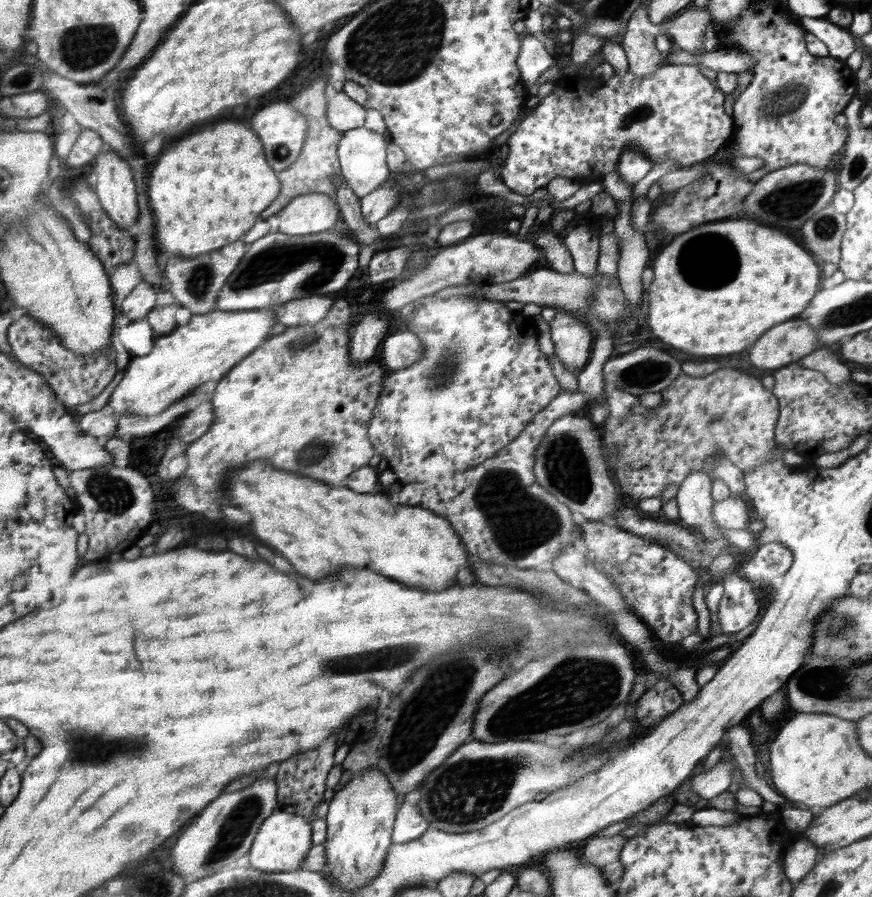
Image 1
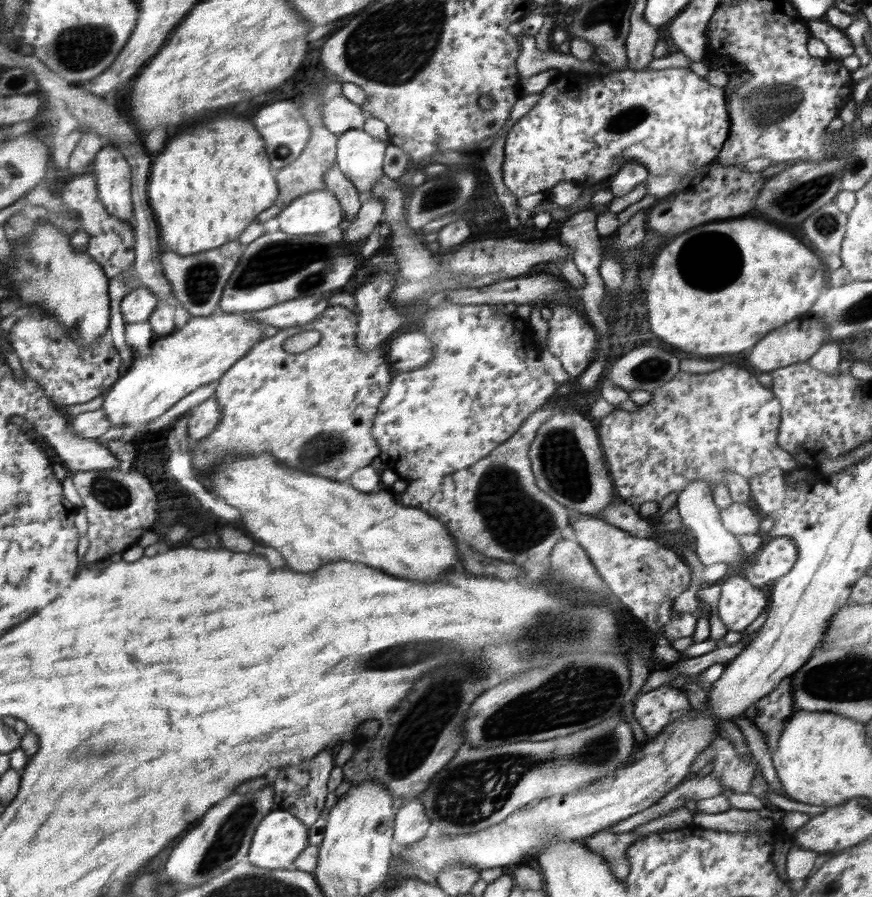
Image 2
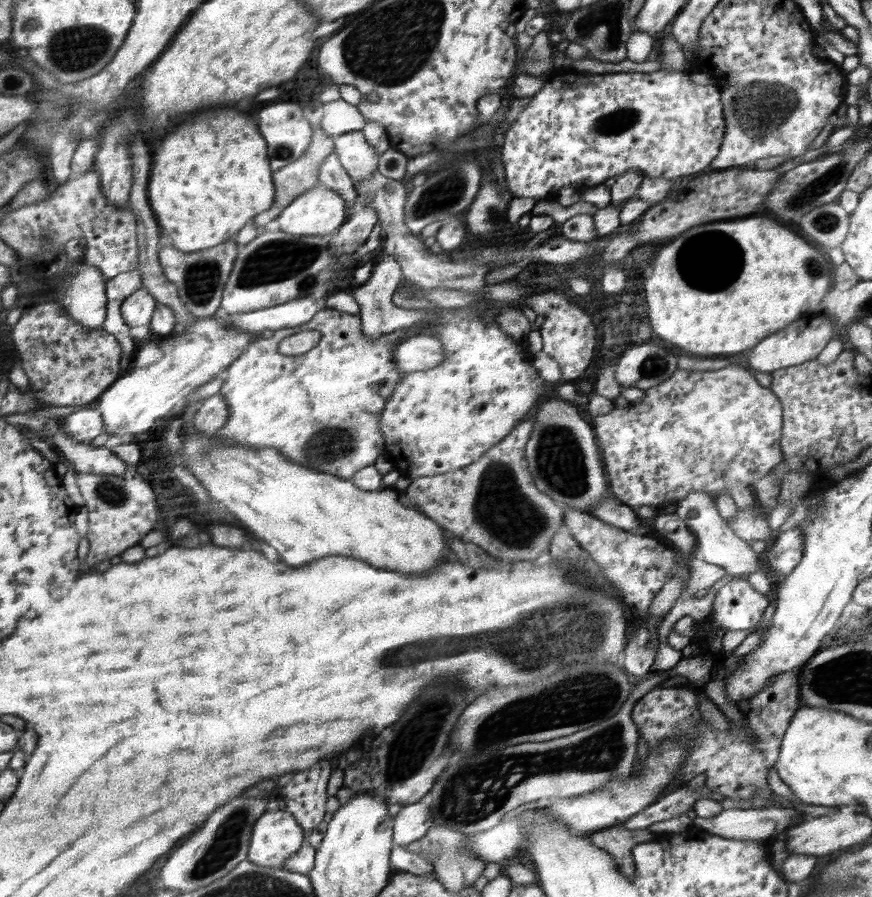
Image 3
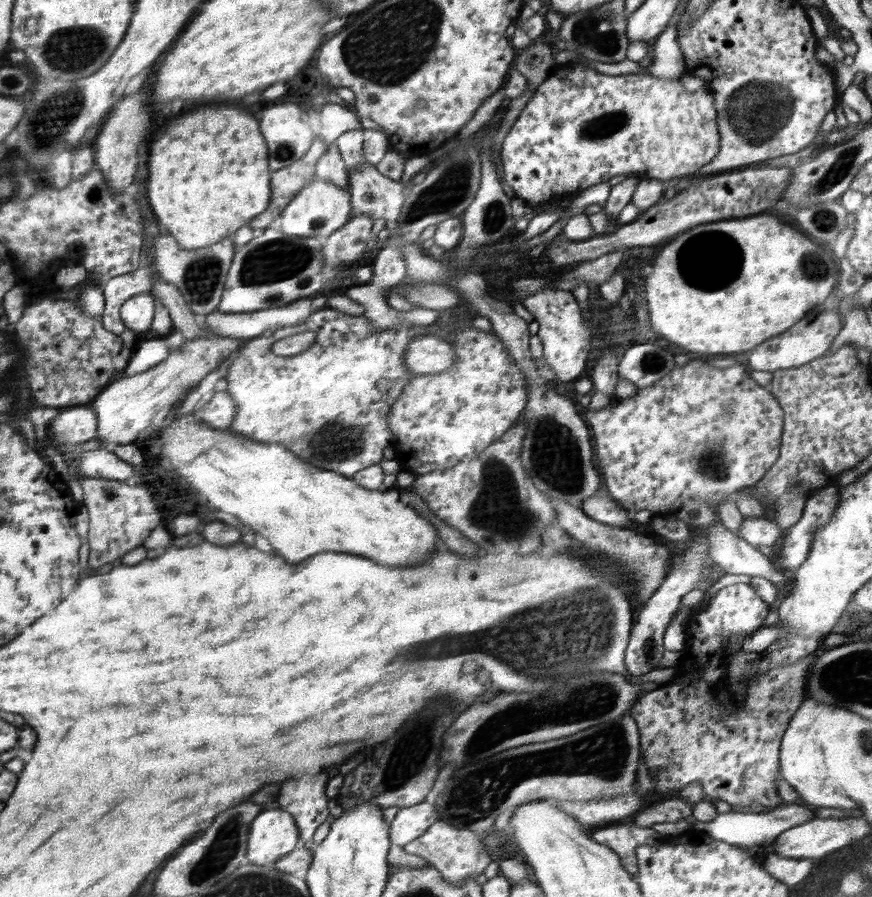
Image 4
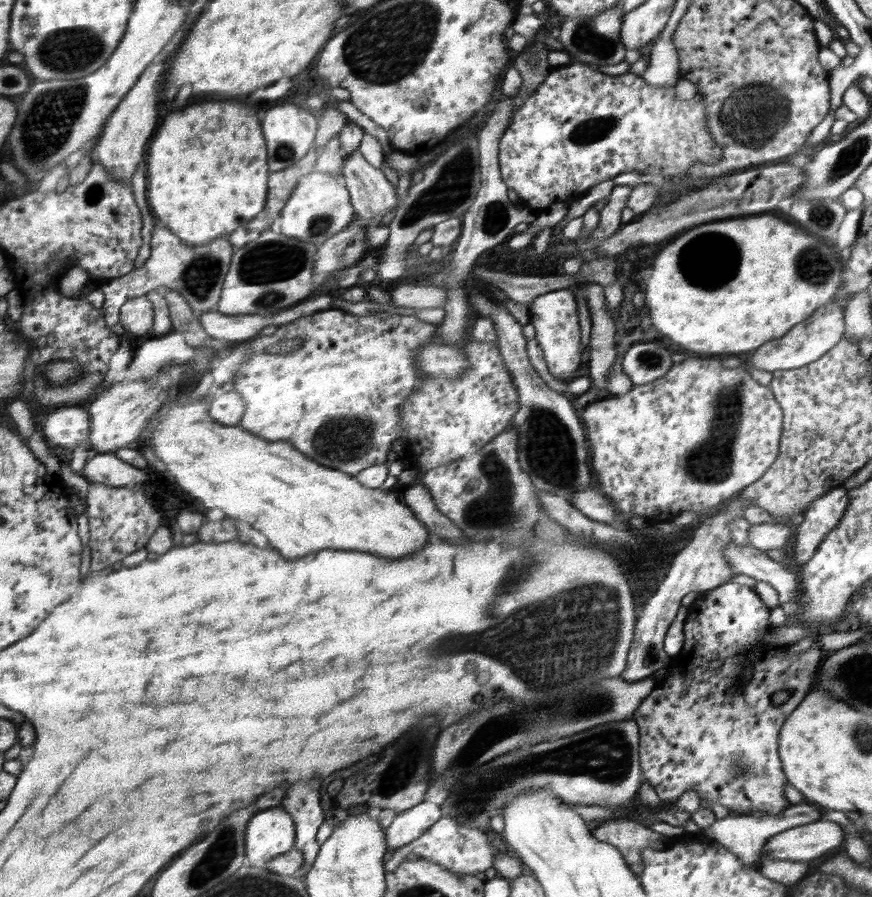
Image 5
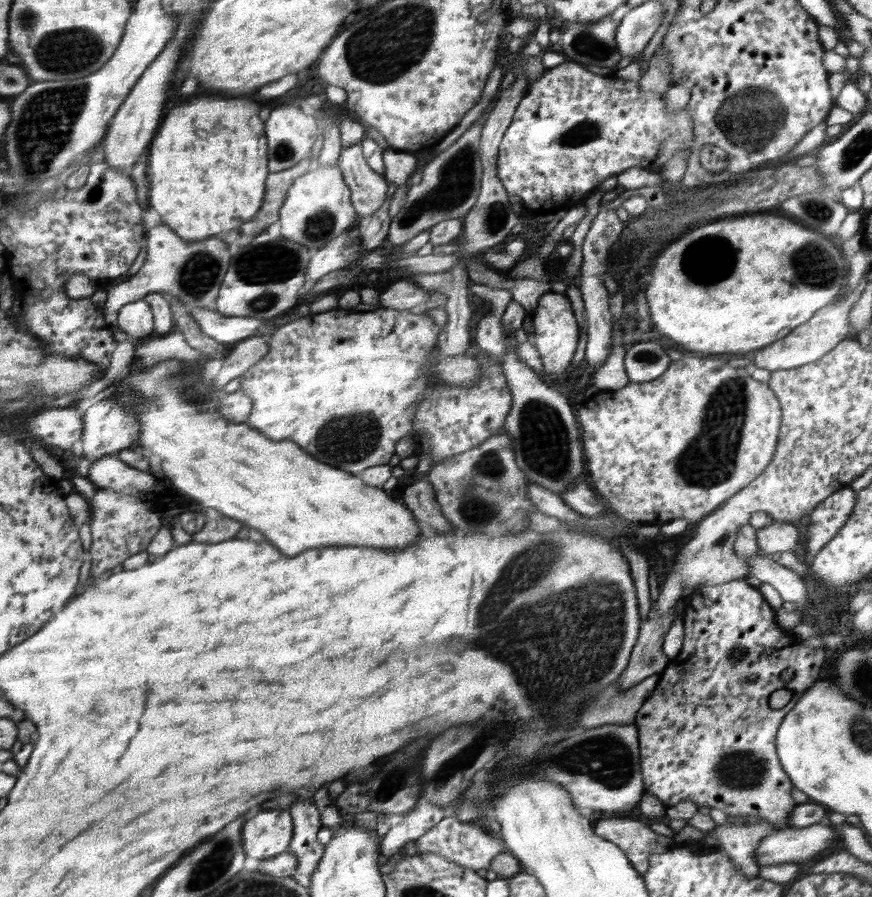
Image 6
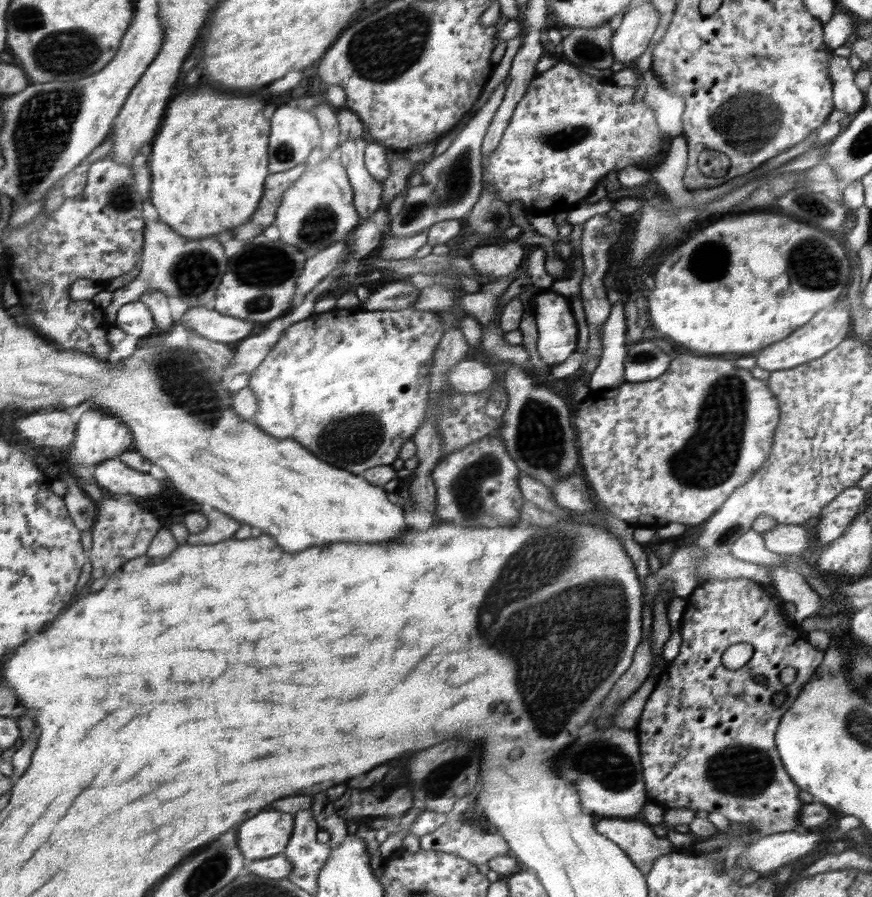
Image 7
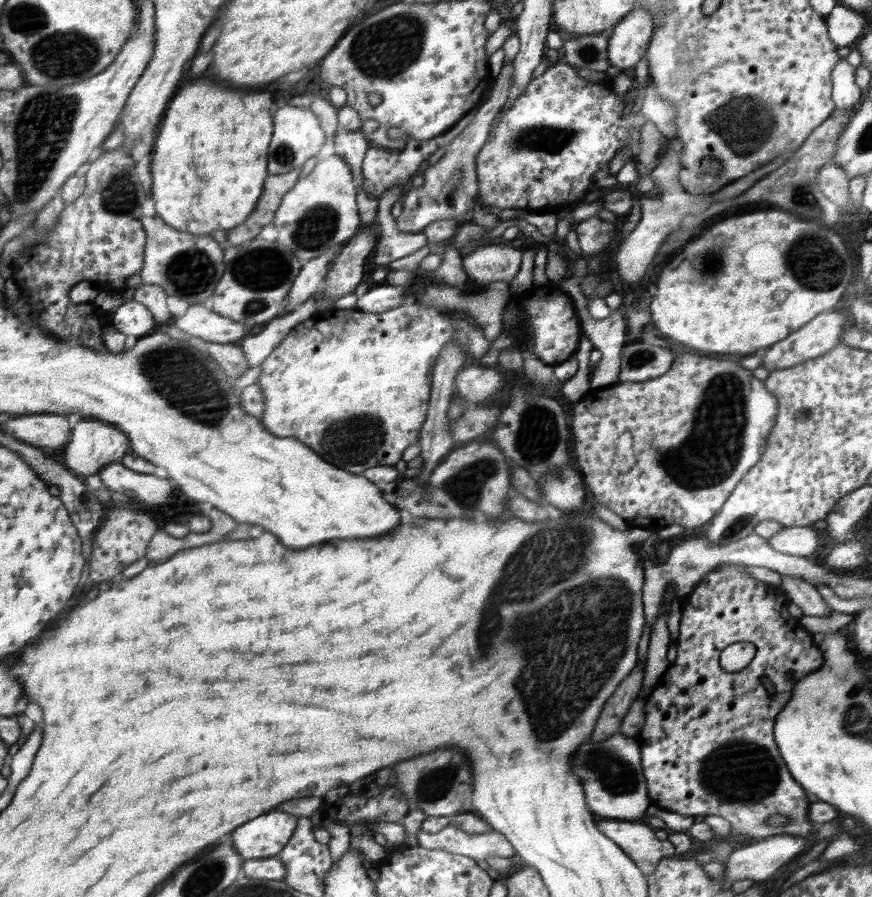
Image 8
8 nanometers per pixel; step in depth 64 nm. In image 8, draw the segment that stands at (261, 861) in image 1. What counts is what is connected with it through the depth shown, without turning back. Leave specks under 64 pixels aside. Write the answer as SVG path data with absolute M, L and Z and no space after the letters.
M276 810L268 812L234 832L236 848L246 861L276 856L290 842L298 826L297 816Z

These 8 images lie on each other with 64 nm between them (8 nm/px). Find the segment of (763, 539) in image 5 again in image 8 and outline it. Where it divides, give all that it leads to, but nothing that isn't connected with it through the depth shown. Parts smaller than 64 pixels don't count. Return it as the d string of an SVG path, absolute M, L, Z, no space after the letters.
M810 526L786 527L768 540L771 548L791 556L808 557L814 552L818 553L820 534Z

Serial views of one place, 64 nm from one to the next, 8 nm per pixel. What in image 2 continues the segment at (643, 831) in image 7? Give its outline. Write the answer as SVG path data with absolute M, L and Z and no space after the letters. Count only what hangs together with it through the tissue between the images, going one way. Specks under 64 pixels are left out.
M608 829L591 835L585 843L592 852L607 860L619 881L624 881L631 874L631 861L627 859L628 847L643 837L632 831L615 833Z

